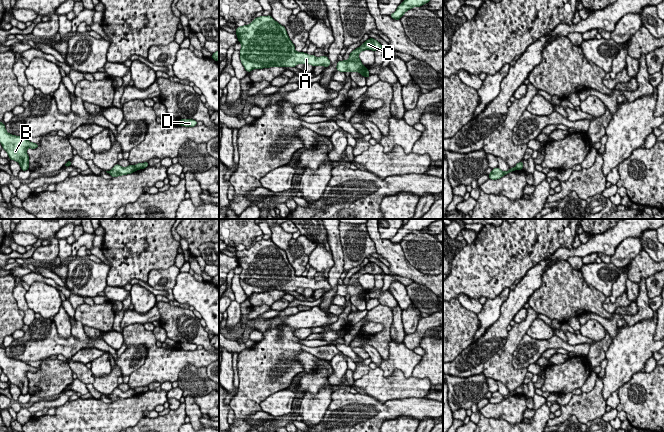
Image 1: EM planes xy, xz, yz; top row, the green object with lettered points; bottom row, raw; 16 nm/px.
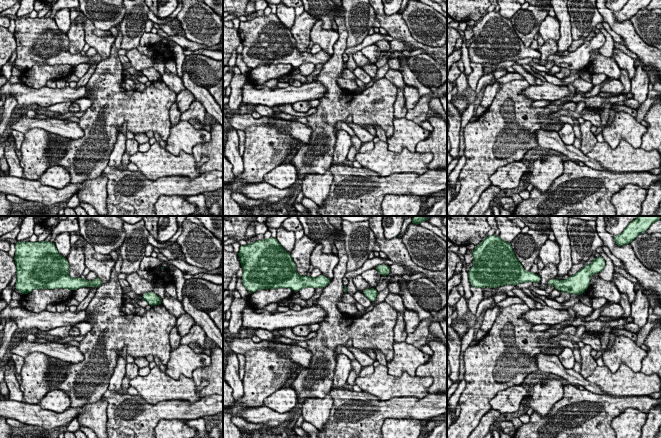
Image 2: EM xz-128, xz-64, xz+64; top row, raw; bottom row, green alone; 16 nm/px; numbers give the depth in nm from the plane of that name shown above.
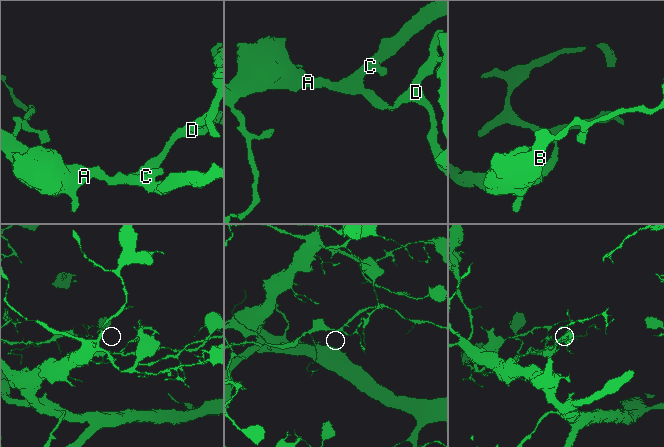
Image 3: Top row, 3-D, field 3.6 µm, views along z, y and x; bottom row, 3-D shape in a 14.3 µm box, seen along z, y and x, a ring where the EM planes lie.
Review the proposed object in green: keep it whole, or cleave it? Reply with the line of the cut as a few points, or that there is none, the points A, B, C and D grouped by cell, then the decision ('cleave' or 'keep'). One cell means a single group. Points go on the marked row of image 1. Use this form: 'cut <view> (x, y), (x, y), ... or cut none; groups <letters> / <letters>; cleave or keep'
cut xz (363, 66), (358, 71); groups A B C / D; cleave

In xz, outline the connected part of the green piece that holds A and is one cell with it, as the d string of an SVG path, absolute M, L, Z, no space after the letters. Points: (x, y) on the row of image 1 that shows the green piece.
M262 15L249 25L236 27L236 35L242 44L240 60L247 72L269 67L296 67L299 63L313 67L331 65L327 56L315 57L296 52L286 28L271 15Z

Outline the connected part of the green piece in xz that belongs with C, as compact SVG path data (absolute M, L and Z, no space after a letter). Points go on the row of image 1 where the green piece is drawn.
M369 38L366 40L359 48L356 48L349 54L349 59L347 61L339 61L337 62L336 69L337 71L346 73L347 71L359 72L359 70L363 67L361 60L359 59L359 53L364 50L384 50L383 46L373 38Z

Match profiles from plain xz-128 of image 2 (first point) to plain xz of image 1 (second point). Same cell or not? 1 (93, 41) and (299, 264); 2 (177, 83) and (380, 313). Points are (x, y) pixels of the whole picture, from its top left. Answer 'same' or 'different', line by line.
1: different
2: different

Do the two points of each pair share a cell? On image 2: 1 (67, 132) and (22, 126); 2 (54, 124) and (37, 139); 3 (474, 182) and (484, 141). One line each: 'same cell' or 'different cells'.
1: same cell
2: different cells
3: same cell

